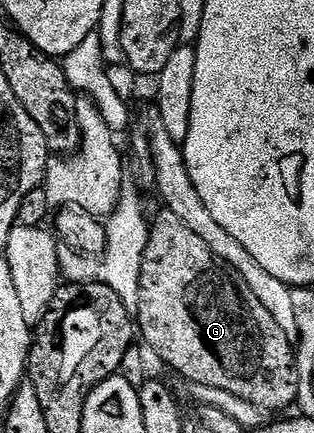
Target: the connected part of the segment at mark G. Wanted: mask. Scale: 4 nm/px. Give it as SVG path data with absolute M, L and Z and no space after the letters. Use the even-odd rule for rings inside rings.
M162 210L159 211L158 217L153 217L150 226L150 237L148 238L148 250L144 250L144 266L140 270L140 294L138 295L138 306L136 309L136 328L146 339L145 347L155 352L168 367L174 372L179 372L190 384L204 383L205 386L214 386L217 389L226 390L234 394L237 398L242 398L253 405L264 406L265 409L272 413L281 413L281 408L297 405L298 403L298 365L296 363L295 345L286 337L284 330L280 330L280 326L272 319L272 314L268 314L268 310L264 310L264 306L260 303L260 298L256 298L256 294L252 294L252 290L248 290L248 286L240 279L230 267L220 258L216 258L216 254L212 254L212 250L208 250L208 246L204 246L204 241L197 234L192 234L192 230L188 230L188 226L184 226L184 222L180 222L180 218L176 218L176 214Z

